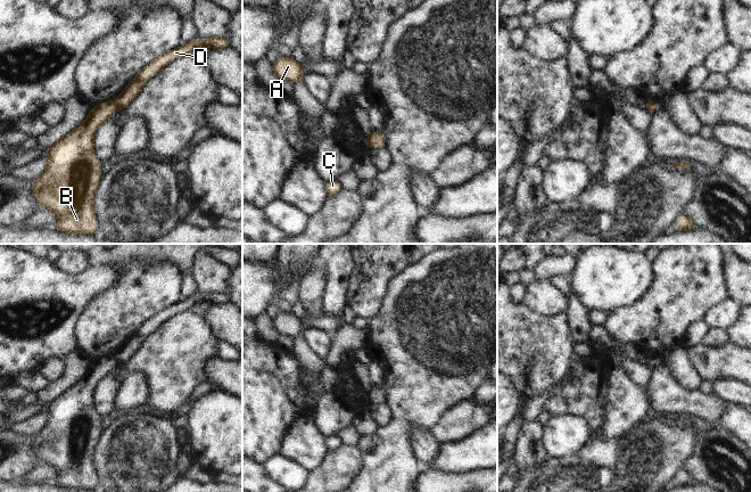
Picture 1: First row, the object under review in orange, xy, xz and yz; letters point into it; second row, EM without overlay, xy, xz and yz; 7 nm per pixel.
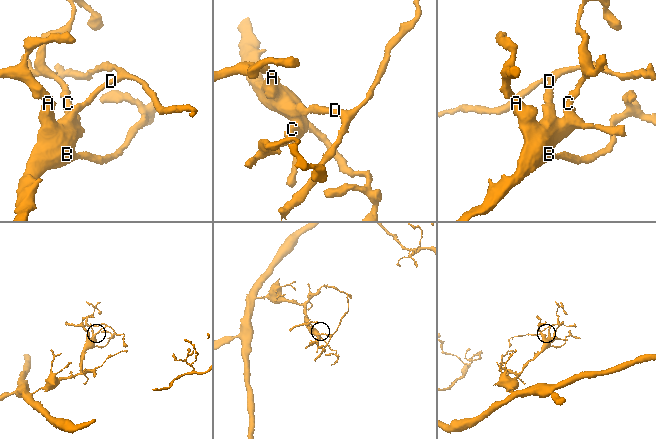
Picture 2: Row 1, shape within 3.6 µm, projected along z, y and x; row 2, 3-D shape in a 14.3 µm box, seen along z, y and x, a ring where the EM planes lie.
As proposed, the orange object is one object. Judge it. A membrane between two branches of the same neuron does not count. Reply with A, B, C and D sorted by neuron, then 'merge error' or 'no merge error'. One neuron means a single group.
A B C / D | merge error

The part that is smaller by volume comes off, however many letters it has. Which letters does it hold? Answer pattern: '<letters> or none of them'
D

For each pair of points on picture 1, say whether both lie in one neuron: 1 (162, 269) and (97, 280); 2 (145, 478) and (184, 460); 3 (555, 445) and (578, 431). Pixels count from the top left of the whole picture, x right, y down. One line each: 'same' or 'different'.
1: different
2: different
3: same

